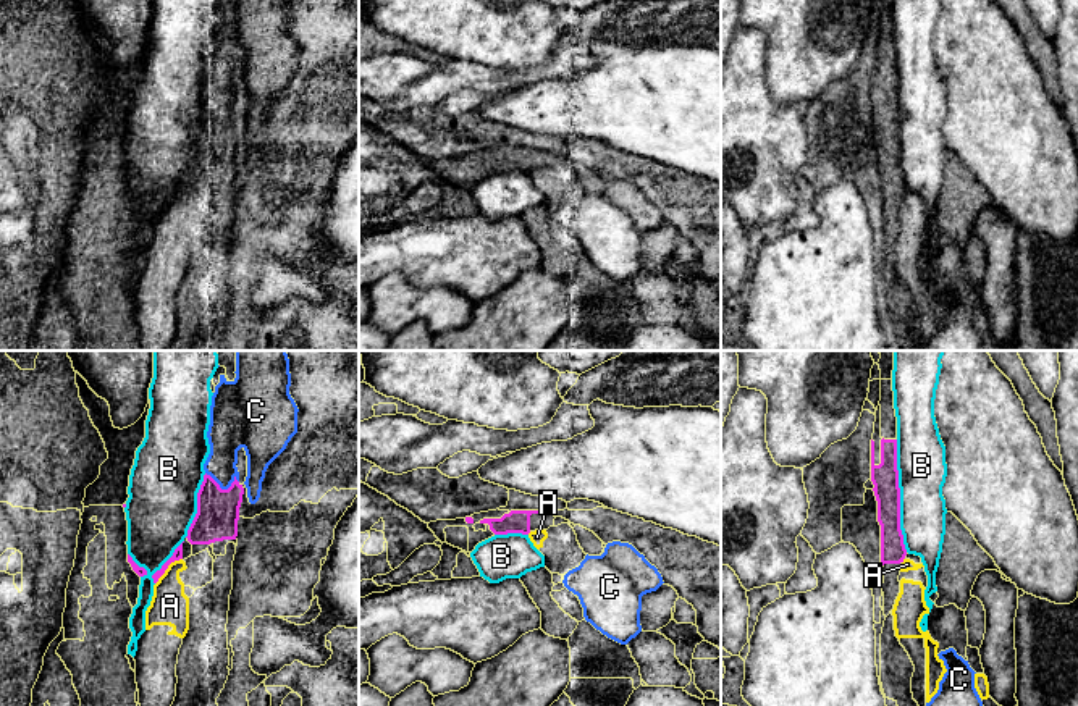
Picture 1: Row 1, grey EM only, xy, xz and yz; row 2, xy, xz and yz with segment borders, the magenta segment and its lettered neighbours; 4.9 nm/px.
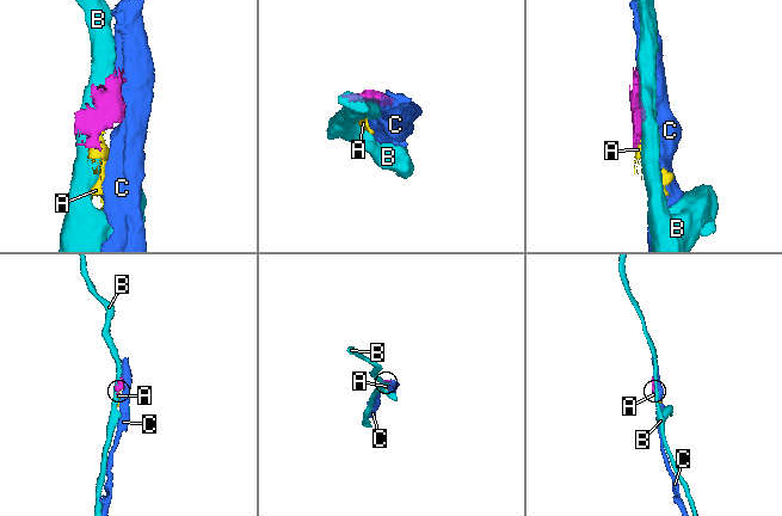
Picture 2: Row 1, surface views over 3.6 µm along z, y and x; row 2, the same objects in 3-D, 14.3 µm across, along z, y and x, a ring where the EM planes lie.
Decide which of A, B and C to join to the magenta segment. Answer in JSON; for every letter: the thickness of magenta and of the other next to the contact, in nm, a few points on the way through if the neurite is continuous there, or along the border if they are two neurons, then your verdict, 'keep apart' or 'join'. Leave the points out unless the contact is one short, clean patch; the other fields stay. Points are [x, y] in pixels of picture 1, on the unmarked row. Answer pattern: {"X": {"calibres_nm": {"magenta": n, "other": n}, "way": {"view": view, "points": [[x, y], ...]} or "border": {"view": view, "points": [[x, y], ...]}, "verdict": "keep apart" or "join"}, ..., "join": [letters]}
{"A": {"calibres_nm": {"magenta": 50, "other": 190}, "border": {"view": "xy", "points": [[181, 196], [175, 197], [155, 222]]}, "verdict": "keep apart"}, "B": {"calibres_nm": {"magenta": 140, "other": 240}, "verdict": "keep apart"}, "C": {"calibres_nm": {"magenta": 220, "other": 170}, "verdict": "keep apart"}, "join": []}

